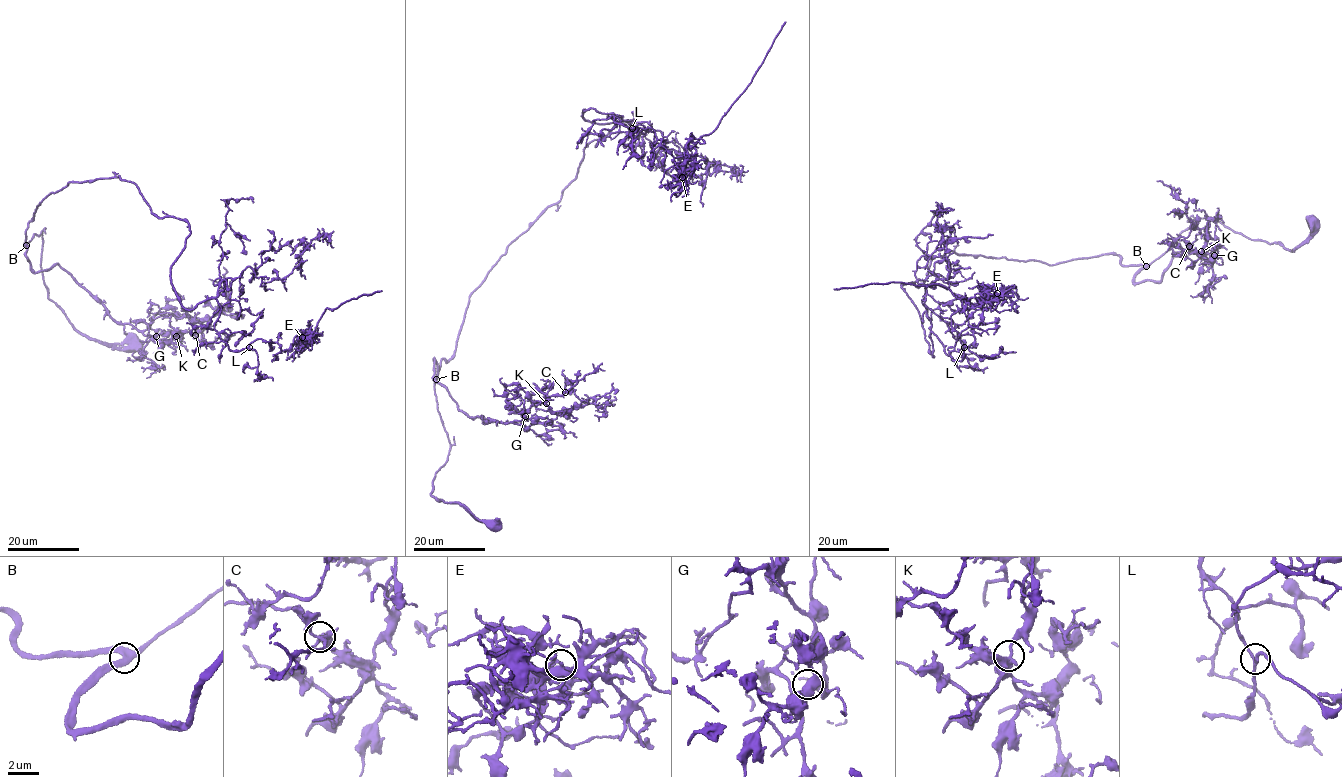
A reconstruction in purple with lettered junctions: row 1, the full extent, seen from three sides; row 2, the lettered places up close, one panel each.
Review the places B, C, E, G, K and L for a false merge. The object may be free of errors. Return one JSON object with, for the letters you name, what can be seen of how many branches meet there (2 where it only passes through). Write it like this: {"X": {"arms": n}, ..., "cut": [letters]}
{"E": {"arms": 3}, "cut": ["E"]}

